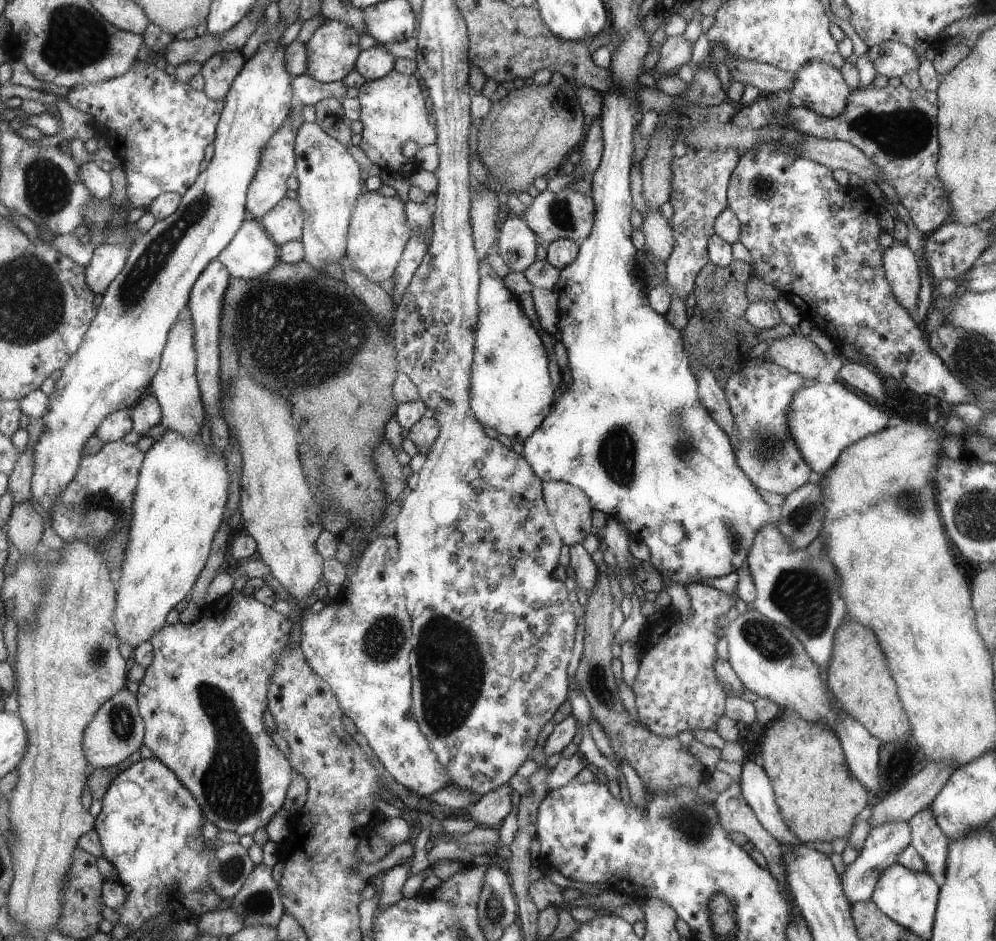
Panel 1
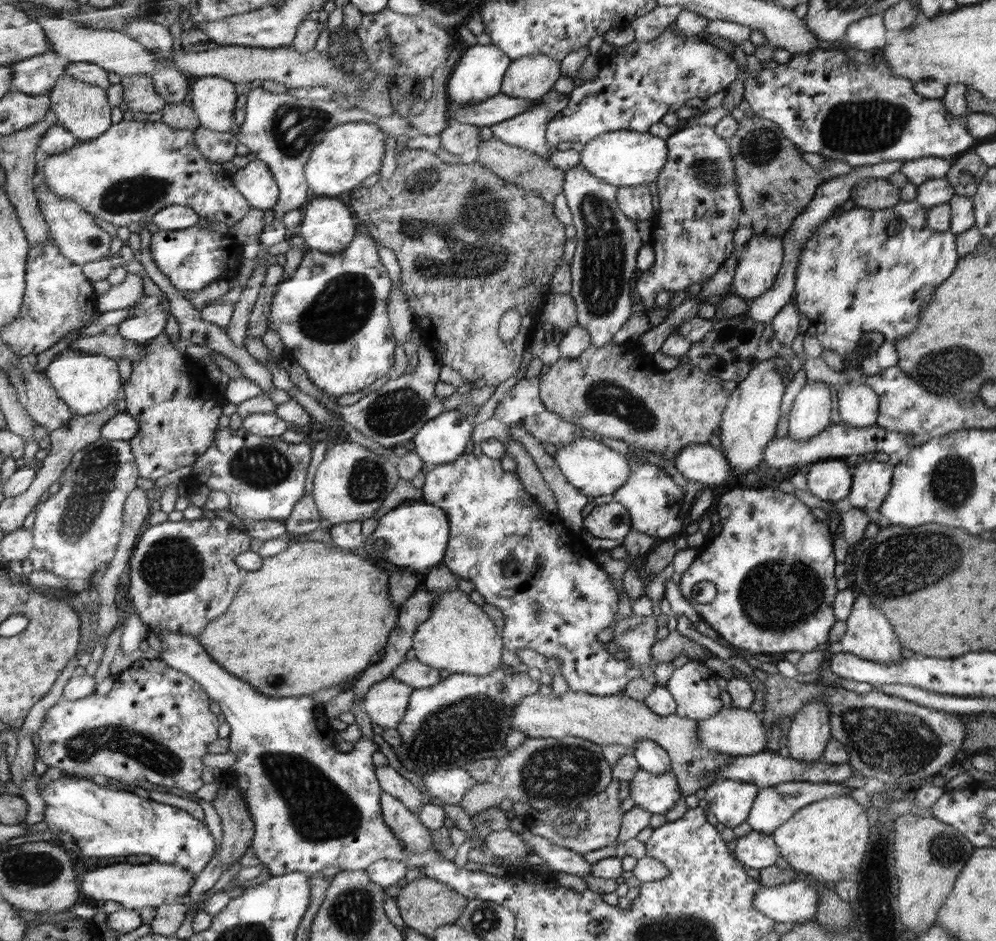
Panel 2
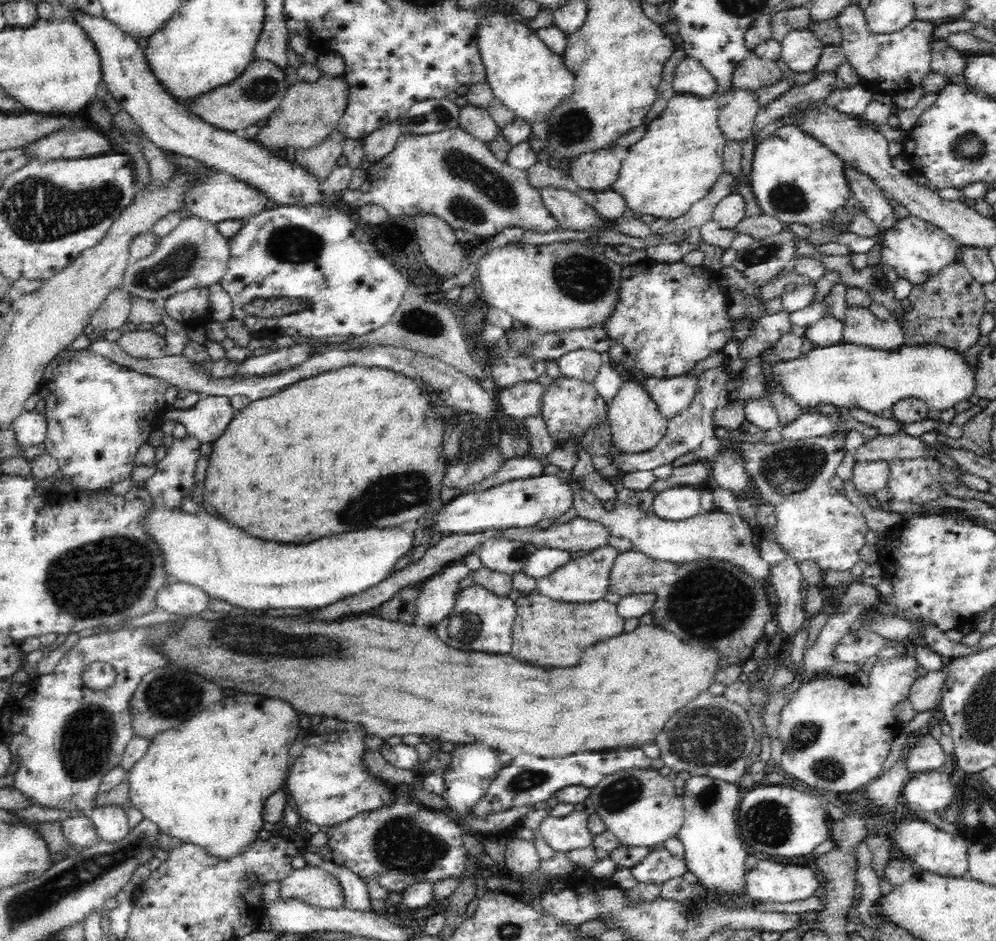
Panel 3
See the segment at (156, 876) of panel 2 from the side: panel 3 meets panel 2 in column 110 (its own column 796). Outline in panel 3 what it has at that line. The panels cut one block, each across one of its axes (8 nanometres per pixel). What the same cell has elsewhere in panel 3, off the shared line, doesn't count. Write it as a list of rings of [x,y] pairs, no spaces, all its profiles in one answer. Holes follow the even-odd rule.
[[[760,860],[745,874],[746,897],[757,903],[772,901],[784,904],[806,900],[820,888],[818,874],[808,866],[778,864]]]

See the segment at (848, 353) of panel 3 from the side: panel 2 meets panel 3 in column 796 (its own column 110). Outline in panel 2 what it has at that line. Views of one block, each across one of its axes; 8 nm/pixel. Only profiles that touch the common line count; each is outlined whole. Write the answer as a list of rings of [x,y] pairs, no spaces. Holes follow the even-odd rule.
[[[70,347],[58,353],[44,370],[57,395],[76,415],[104,412],[114,403],[122,386],[117,361],[112,357],[82,353]]]

